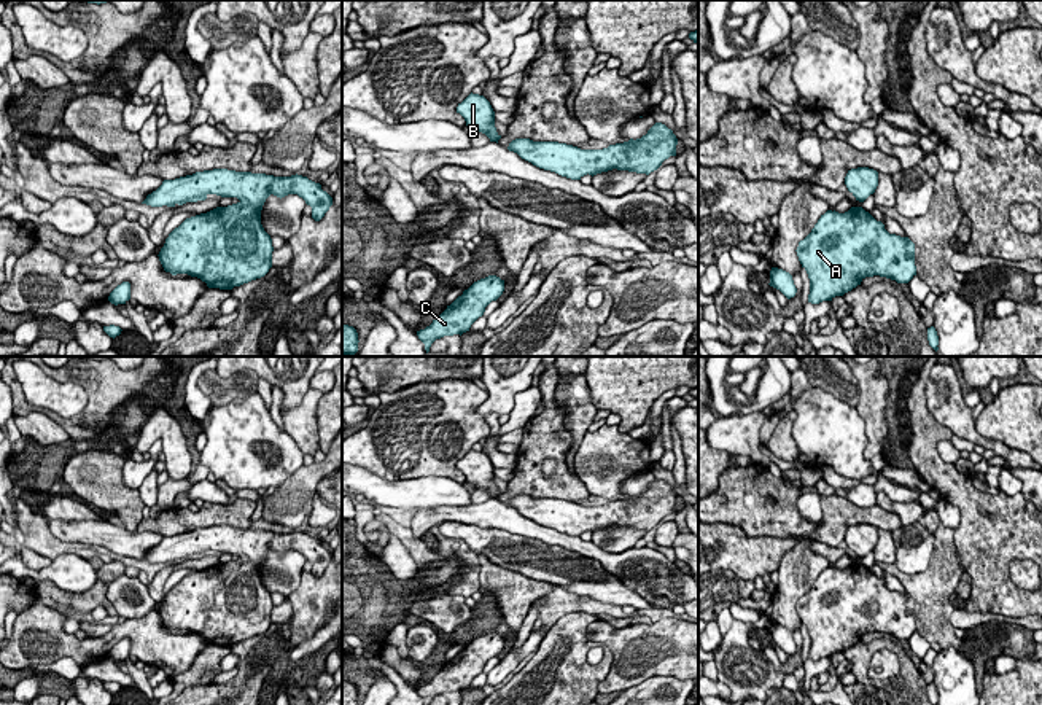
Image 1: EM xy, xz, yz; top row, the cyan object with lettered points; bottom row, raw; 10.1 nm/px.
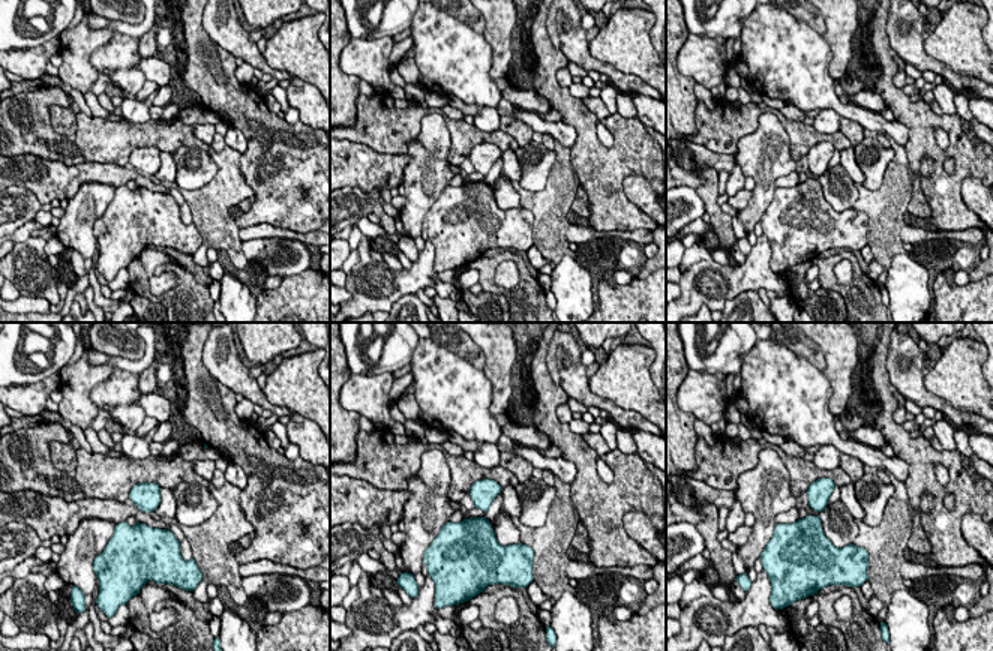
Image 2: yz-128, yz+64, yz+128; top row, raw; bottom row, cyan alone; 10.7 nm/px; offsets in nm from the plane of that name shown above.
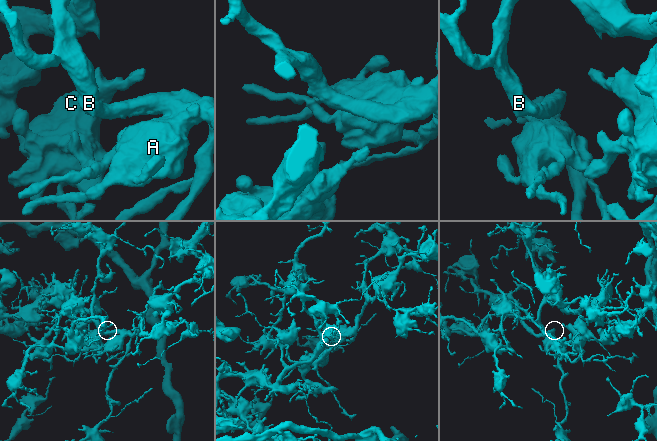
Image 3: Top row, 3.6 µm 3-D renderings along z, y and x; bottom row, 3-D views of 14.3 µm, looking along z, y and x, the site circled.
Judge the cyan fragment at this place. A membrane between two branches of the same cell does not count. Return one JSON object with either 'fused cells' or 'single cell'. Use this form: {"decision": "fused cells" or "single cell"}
{"decision": "single cell"}

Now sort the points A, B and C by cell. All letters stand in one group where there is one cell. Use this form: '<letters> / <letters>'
A B C

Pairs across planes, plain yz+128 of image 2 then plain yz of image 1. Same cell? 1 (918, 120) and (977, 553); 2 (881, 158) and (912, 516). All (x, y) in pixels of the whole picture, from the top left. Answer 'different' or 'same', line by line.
1: same
2: different

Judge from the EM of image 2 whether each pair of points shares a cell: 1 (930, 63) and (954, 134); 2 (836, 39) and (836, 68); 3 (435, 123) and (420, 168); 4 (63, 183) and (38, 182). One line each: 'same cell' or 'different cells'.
1: different cells
2: same cell
3: same cell
4: same cell

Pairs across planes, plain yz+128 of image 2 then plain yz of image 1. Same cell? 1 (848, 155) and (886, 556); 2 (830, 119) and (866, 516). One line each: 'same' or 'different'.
1: same
2: different

